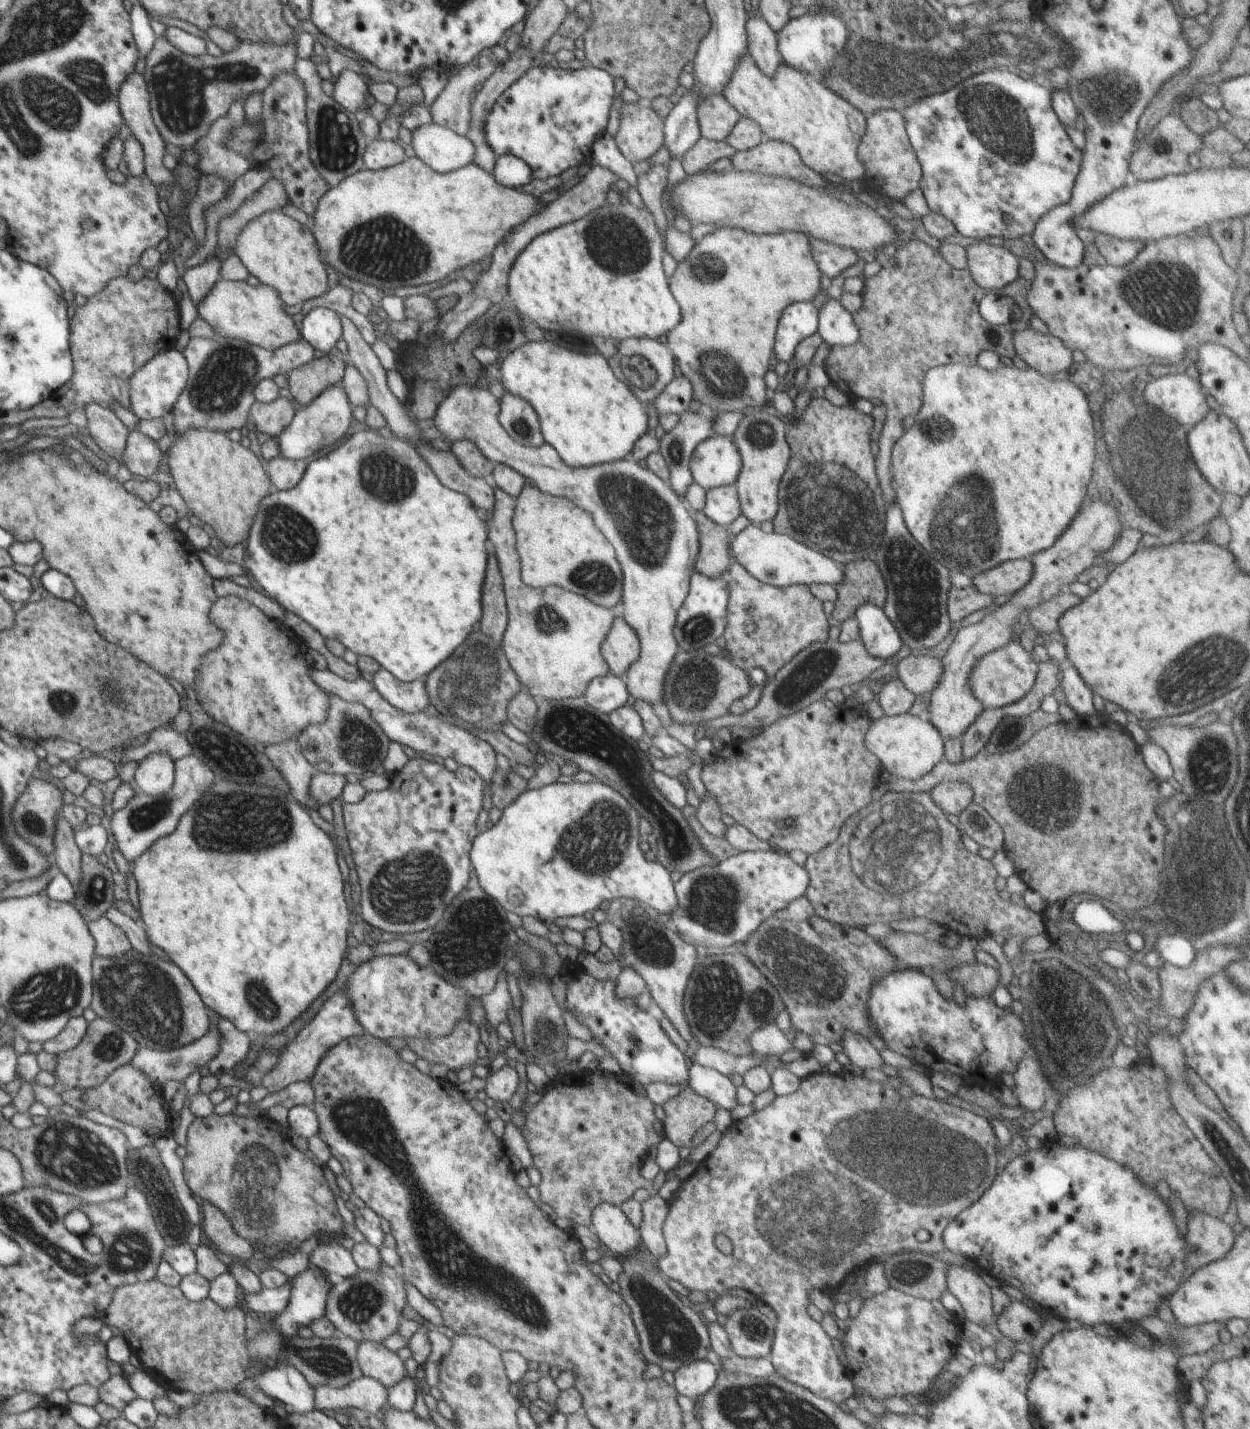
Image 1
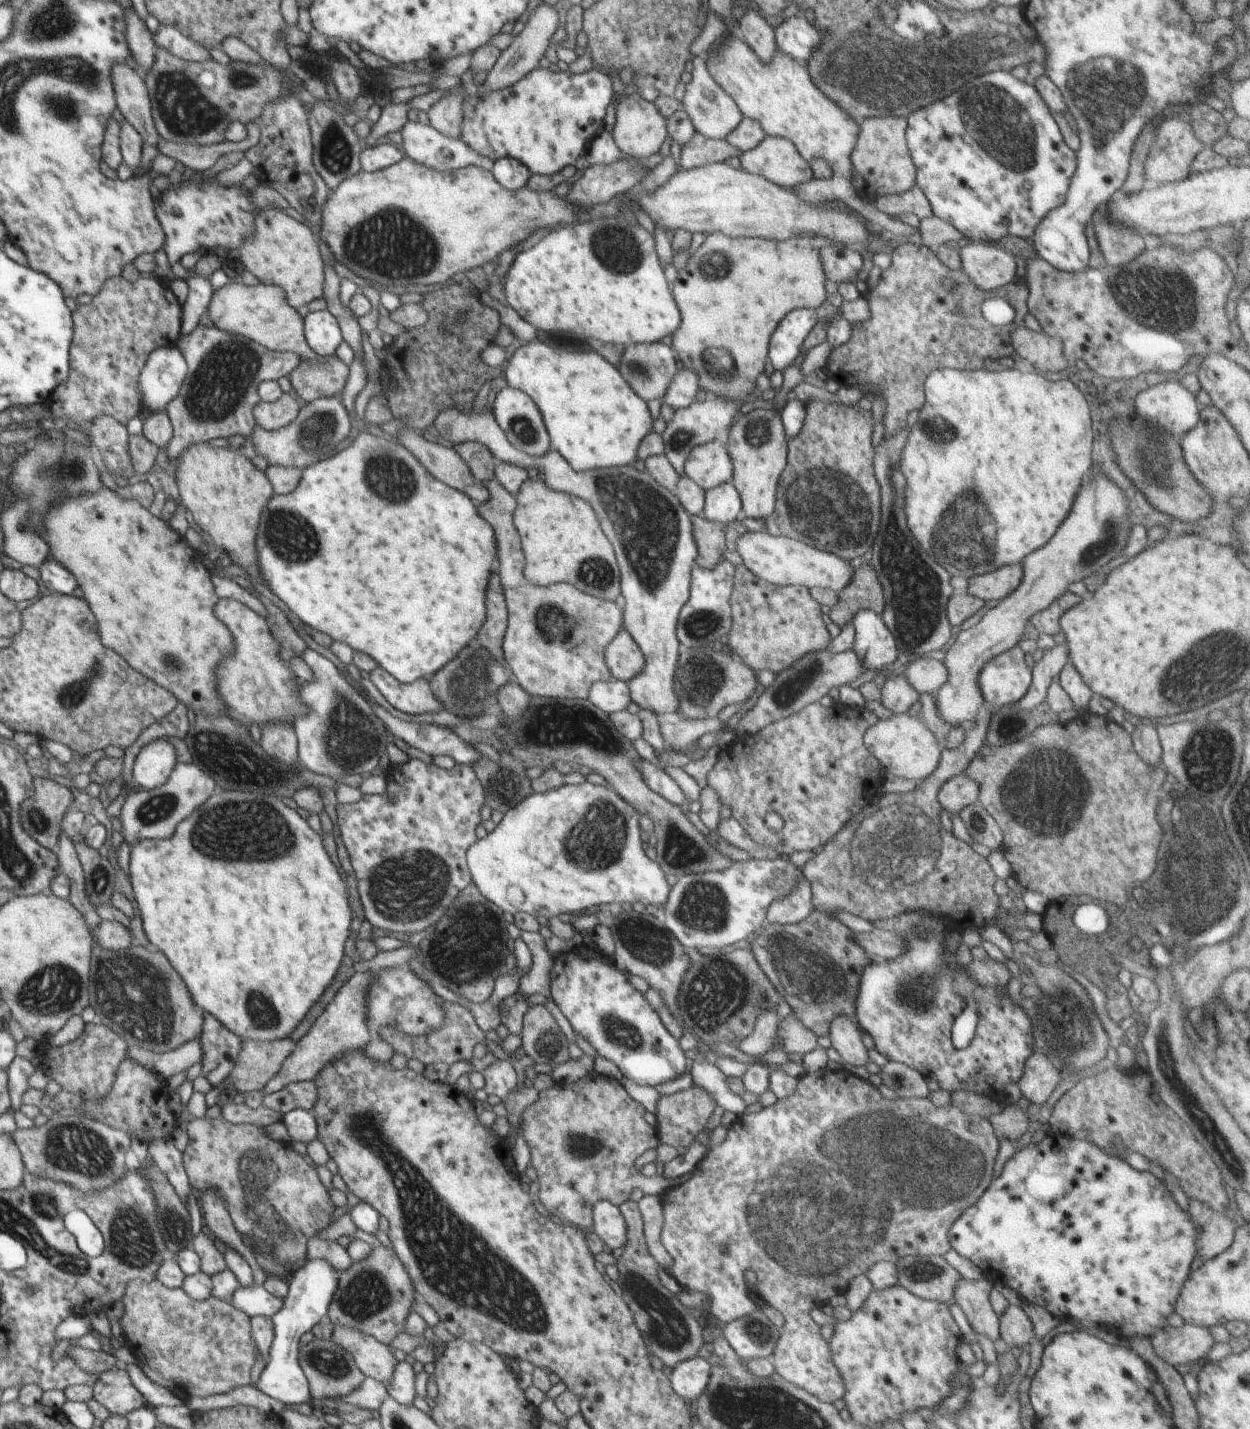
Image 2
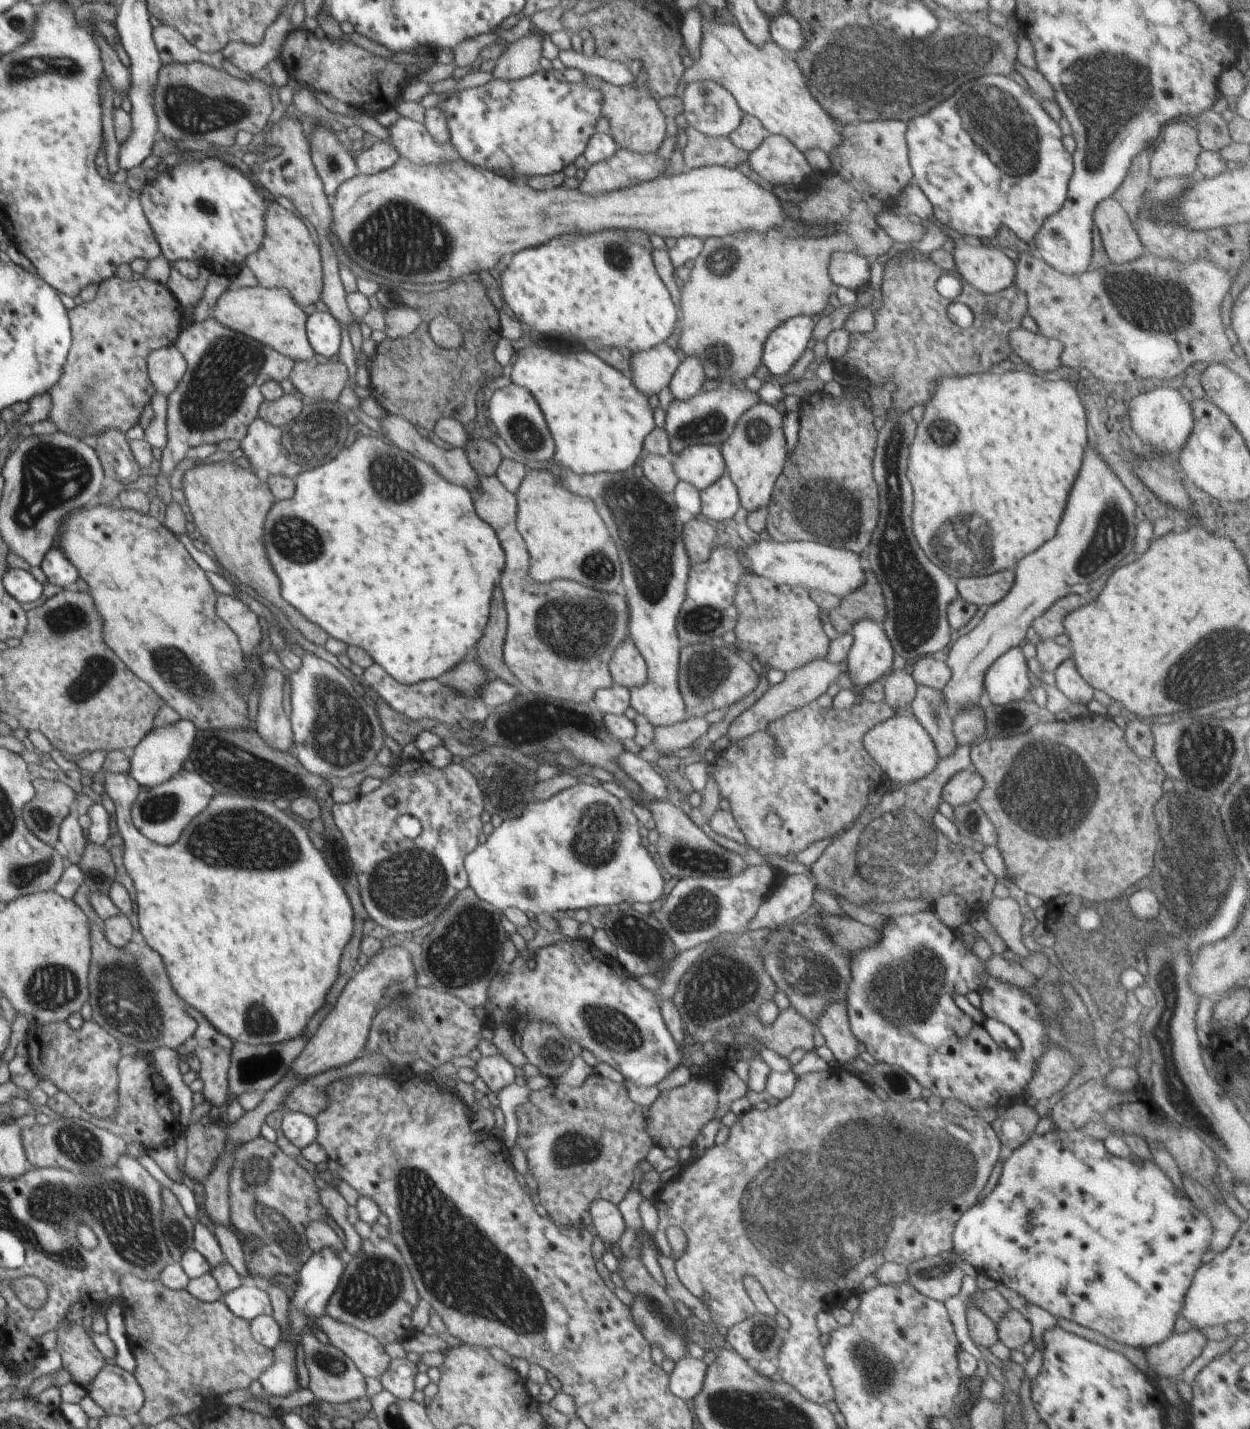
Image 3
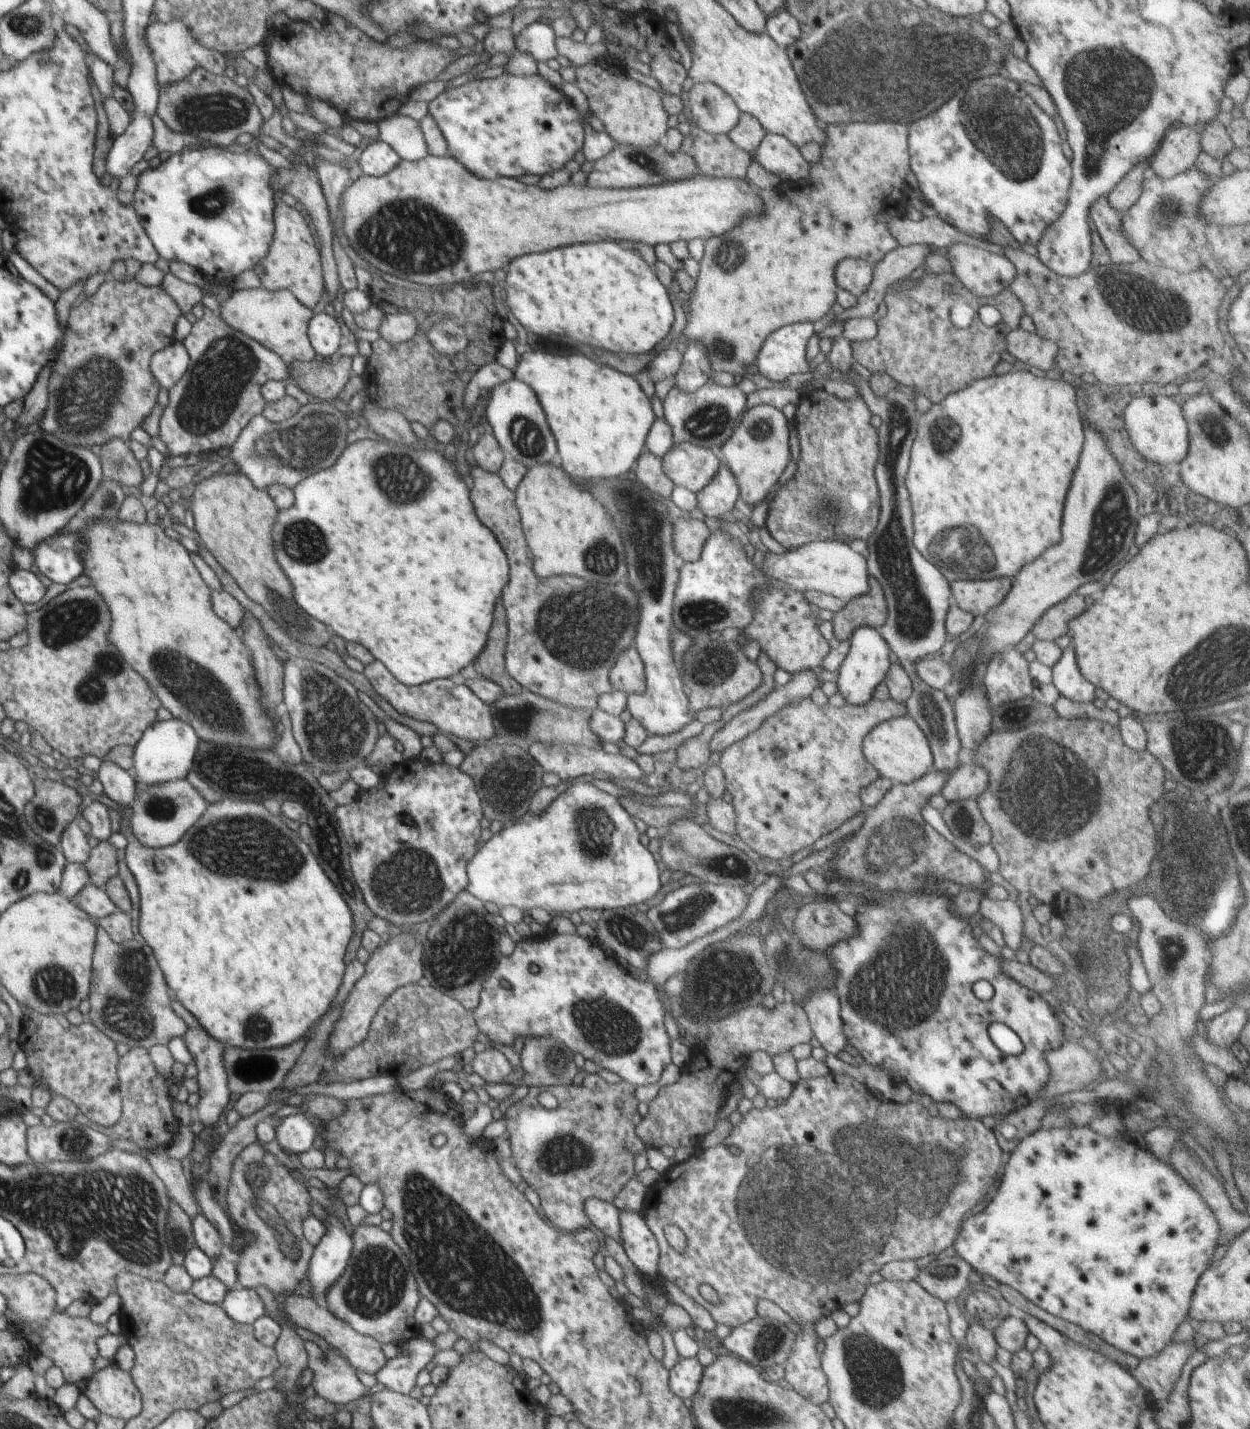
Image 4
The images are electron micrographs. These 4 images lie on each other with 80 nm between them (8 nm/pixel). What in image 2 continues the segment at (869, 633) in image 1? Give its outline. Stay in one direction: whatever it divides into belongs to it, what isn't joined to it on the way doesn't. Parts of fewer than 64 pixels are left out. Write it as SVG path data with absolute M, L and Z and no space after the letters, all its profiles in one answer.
M861 610L852 623L855 639L852 650L866 670L880 670L894 662L898 656L896 639L889 632L883 617L872 610Z

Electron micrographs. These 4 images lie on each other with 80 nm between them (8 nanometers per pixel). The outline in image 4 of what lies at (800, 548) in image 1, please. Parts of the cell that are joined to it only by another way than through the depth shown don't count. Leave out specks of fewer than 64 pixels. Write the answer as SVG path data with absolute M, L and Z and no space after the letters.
M810 541L799 546L795 552L787 551L780 555L770 553L764 562L764 568L764 574L768 574L774 582L787 583L803 594L816 591L848 602L866 595L870 590L867 558L844 542Z

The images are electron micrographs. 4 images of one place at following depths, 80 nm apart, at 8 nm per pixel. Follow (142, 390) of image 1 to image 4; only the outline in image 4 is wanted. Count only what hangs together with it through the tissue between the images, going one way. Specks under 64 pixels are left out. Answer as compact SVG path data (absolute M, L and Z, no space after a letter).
M174 341L157 353L149 362L150 370L162 388L170 390L186 372L189 354L182 341Z

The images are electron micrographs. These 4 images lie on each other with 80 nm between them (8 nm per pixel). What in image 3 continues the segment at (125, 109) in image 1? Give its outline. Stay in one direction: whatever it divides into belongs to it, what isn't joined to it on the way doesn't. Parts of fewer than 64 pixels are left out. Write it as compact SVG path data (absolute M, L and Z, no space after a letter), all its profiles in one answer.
M108 41L100 42L100 48L102 48L102 60L105 76L110 81L110 84L118 90L118 92L120 92L120 90L125 90L127 92L127 96L122 100L121 107L130 113L130 71L126 66L124 66L124 64L122 64L120 59L118 59L115 48Z

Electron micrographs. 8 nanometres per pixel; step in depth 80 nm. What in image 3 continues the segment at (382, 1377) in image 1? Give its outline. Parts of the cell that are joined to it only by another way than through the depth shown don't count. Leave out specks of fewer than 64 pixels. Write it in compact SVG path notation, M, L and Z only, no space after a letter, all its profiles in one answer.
M327 1312L313 1320L312 1327L317 1327L329 1338L329 1343L341 1350L358 1367L364 1376L377 1378L379 1380L382 1373L389 1368L391 1358L384 1351L381 1342L378 1342L371 1334L361 1331L356 1327L347 1325L332 1318Z

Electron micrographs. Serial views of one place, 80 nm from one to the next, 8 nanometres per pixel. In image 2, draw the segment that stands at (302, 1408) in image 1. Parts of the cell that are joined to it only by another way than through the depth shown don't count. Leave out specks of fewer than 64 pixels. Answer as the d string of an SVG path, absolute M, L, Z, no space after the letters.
M324 1259L306 1260L300 1267L292 1271L289 1289L283 1300L283 1307L273 1314L275 1337L269 1350L267 1361L256 1388L272 1398L286 1404L312 1403L309 1382L299 1363L300 1338L327 1316L329 1304L336 1292L339 1274L337 1268Z

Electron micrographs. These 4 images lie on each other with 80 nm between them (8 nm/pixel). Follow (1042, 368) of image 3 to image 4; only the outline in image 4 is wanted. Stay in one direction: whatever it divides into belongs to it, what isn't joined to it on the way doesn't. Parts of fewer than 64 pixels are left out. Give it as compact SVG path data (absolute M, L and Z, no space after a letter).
M1022 328L1011 330L1006 335L1006 346L1014 358L1034 366L1037 371L1047 371L1054 367L1058 345L1038 336L1036 332L1026 332Z

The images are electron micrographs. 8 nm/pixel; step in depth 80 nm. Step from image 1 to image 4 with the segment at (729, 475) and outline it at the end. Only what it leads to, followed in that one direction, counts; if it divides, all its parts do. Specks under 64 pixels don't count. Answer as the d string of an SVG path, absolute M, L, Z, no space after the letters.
M674 443L662 458L664 472L675 486L686 487L698 494L721 467L710 446Z

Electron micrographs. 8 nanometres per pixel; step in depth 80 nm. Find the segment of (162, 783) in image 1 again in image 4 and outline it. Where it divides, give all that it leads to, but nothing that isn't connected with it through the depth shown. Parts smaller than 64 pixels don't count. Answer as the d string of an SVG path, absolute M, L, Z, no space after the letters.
M174 718L167 721L156 720L134 746L132 774L136 782L146 788L152 784L186 779L198 745L196 731L188 723Z

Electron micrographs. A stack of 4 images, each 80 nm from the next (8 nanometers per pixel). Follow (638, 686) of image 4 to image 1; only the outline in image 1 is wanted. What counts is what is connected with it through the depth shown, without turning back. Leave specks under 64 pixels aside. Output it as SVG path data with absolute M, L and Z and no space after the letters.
M616 617L601 646L610 674L619 677L628 672L639 659L640 651L639 638L634 629L622 617Z

